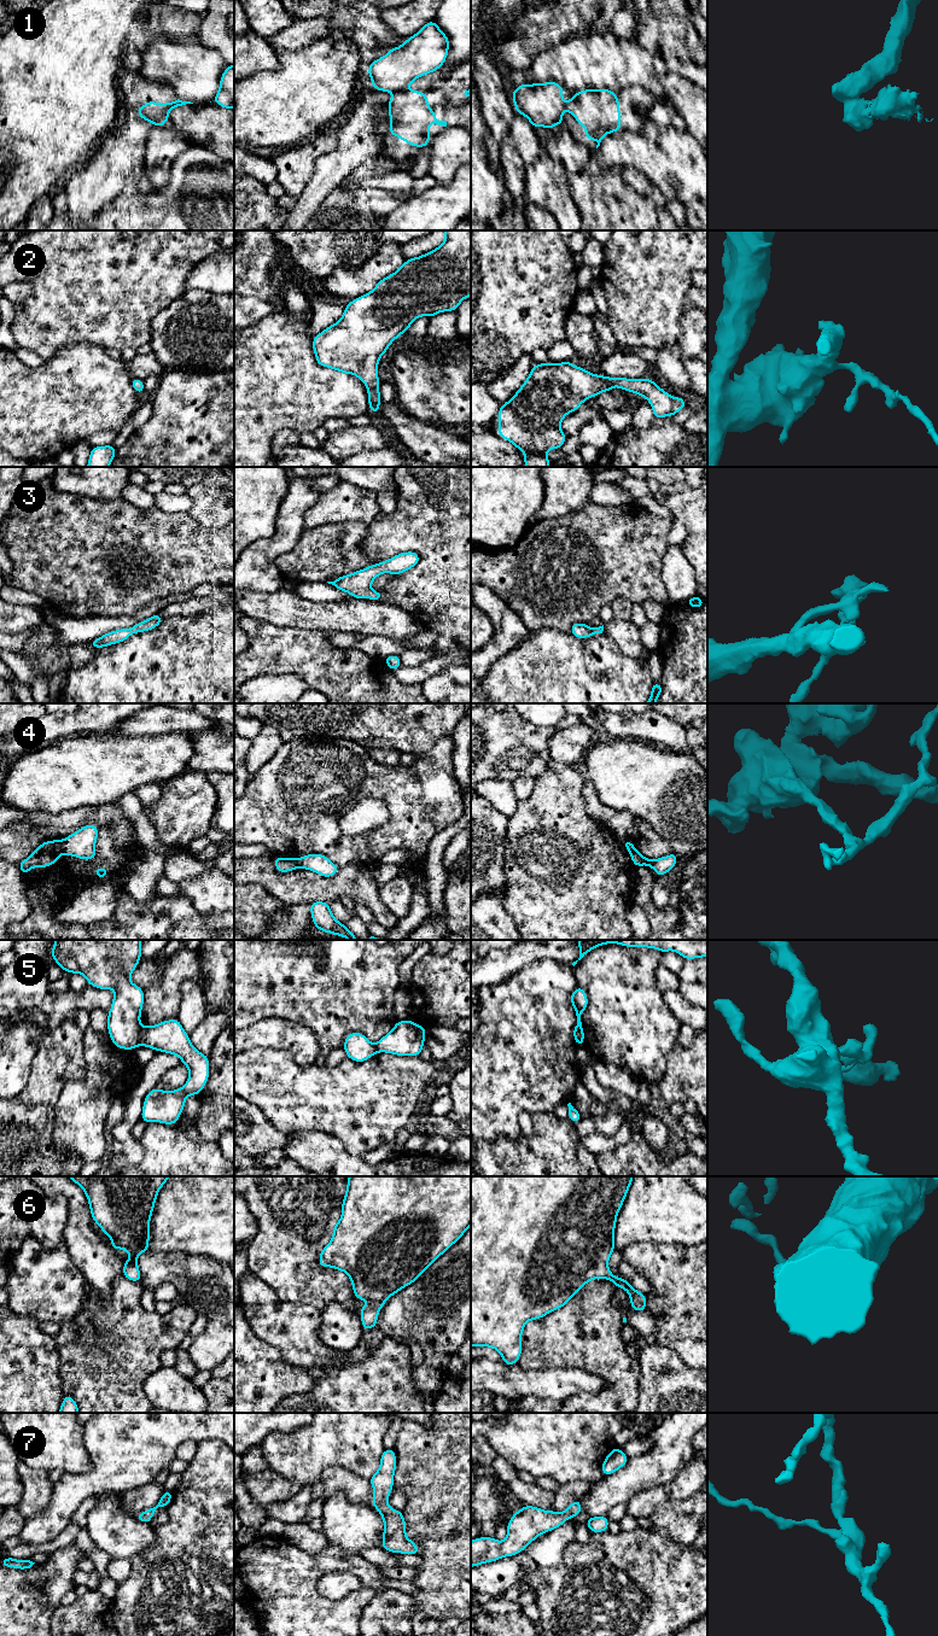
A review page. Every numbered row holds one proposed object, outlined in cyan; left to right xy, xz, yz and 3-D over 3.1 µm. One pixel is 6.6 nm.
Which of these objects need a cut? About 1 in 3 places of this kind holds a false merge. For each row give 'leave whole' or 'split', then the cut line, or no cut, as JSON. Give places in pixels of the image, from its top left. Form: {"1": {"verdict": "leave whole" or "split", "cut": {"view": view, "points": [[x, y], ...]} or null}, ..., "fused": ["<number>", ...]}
{"1": {"verdict": "split", "cut": {"view": "xz", "points": [[406, 87], [394, 93]]}}, "2": {"verdict": "leave whole", "cut": null}, "3": {"verdict": "leave whole", "cut": null}, "4": {"verdict": "split", "cut": {"view": "xy", "points": [[60, 841], [63, 852]]}}, "5": {"verdict": "split", "cut": {"view": "xy", "points": [[141, 1026], [138, 1044]]}}, "6": {"verdict": "leave whole", "cut": null}, "7": {"verdict": "leave whole", "cut": null}, "fused": ["1", "4", "5"]}

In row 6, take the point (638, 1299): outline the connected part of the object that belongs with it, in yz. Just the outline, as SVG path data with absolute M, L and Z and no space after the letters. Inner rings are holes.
M471 1176L471 1346L489 1346L497 1350L501 1354L502 1361L507 1366L512 1366L519 1362L519 1356L523 1351L522 1345L522 1333L528 1321L541 1319L549 1313L563 1308L587 1282L593 1279L607 1279L614 1284L616 1287L624 1289L630 1297L630 1305L635 1311L647 1311L646 1310L646 1295L636 1291L630 1281L624 1278L616 1278L610 1268L608 1260L614 1249L614 1228L617 1222L618 1213L624 1203L629 1187L631 1185L634 1176Z

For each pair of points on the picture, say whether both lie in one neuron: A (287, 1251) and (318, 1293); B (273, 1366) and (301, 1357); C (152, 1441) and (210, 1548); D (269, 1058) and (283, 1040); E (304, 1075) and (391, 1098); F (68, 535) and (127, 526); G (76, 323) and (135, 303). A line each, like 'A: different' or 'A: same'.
A: same
B: different
C: different
D: different
E: same
F: same
G: same

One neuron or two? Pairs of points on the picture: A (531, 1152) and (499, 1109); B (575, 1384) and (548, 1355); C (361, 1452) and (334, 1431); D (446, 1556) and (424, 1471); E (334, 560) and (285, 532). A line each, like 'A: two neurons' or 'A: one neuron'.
A: two neurons
B: two neurons
C: one neuron
D: one neuron
E: two neurons

